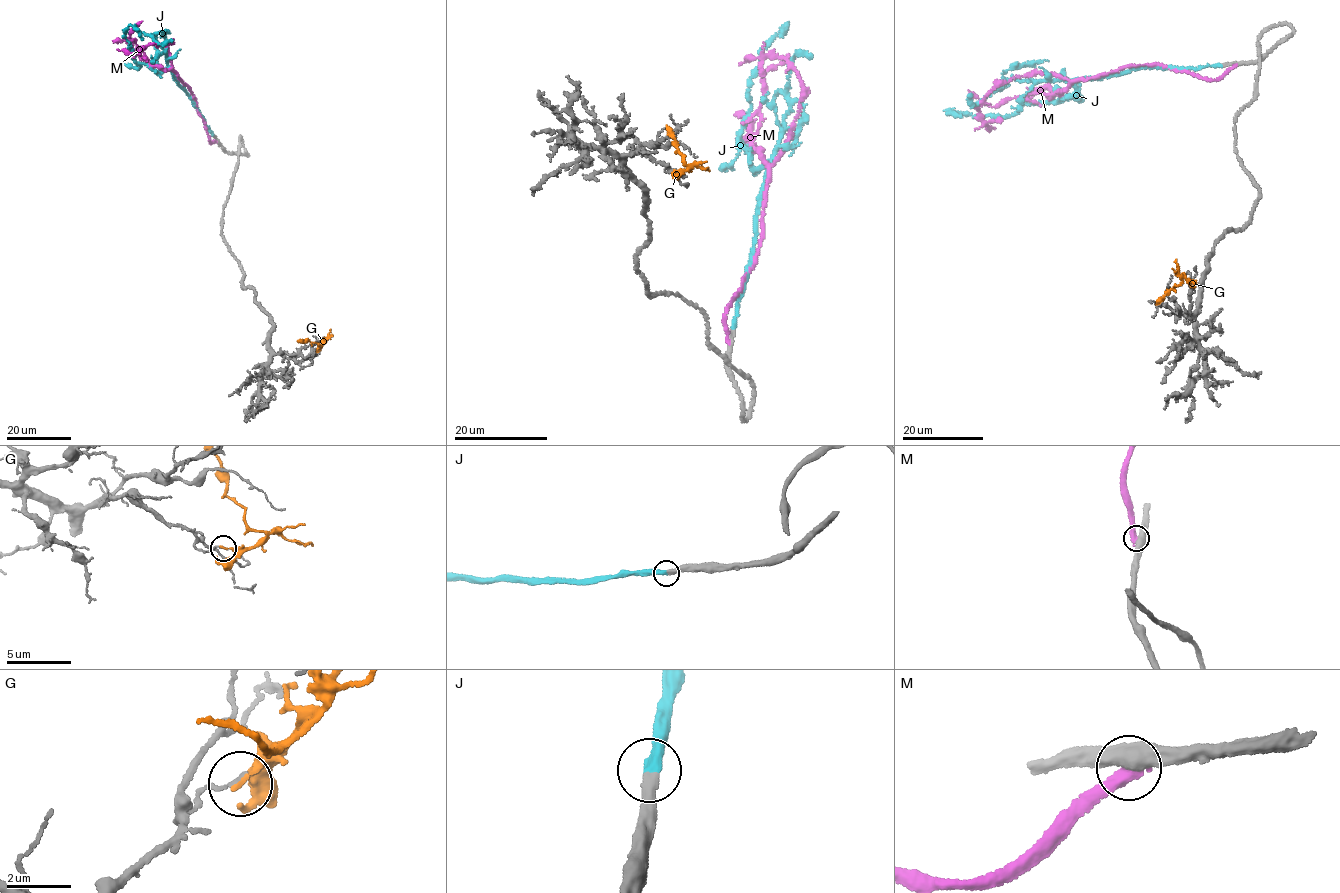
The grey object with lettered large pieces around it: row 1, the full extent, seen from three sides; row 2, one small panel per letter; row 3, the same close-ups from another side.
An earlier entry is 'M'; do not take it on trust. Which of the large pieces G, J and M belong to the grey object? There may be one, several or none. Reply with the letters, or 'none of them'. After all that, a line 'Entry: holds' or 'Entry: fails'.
J
Entry: fails

